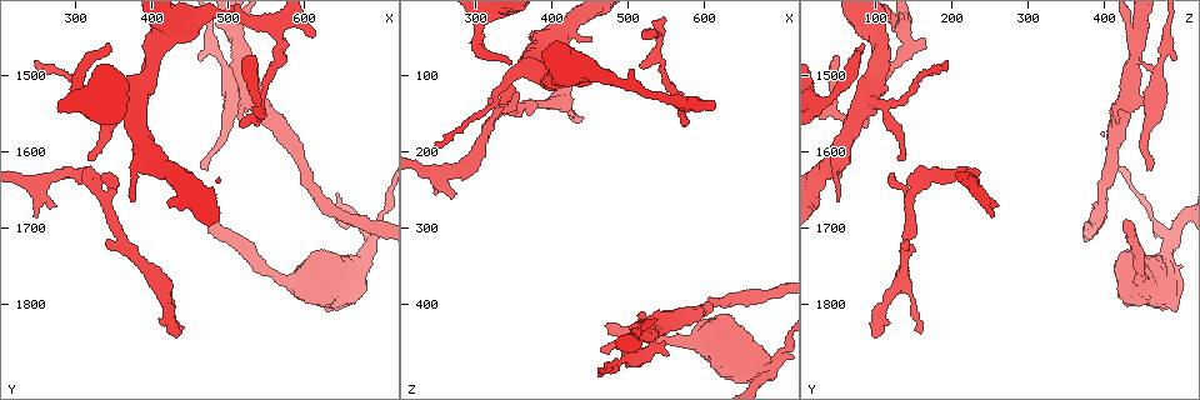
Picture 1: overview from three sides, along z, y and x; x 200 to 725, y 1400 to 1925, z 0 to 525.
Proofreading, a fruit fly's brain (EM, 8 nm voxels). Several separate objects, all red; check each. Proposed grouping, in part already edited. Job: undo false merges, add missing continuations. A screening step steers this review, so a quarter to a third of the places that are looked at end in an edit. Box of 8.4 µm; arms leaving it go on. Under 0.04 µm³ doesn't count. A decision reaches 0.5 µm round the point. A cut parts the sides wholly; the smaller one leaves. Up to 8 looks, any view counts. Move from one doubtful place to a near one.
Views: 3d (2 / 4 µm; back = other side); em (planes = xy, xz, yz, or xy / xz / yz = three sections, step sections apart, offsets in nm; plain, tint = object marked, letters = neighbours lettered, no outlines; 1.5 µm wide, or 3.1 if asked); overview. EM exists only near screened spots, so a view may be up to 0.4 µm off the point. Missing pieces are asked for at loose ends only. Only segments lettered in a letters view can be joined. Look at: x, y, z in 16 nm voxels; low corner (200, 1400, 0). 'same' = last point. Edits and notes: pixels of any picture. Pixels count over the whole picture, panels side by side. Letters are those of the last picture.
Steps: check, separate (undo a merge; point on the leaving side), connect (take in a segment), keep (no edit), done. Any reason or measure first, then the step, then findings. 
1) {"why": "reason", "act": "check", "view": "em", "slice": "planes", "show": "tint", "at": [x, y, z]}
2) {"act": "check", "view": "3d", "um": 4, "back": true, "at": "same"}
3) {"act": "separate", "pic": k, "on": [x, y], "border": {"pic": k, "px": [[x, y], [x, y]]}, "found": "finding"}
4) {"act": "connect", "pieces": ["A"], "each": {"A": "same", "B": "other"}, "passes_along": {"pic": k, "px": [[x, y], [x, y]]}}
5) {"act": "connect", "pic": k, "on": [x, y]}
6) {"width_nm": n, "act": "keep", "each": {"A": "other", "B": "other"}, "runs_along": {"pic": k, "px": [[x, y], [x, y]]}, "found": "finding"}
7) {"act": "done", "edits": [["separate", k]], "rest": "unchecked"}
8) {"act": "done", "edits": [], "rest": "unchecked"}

{"why": "branch stops here", "act": "check", "view": "em", "slice": "planes", "show": "plain", "at": [470, 1690, 425]}

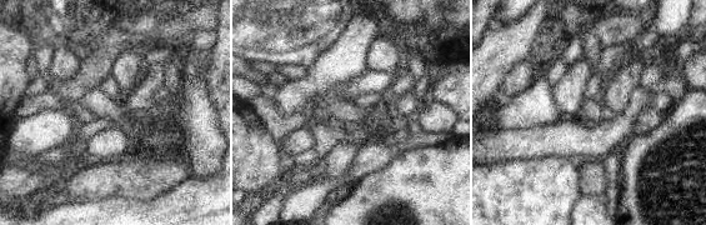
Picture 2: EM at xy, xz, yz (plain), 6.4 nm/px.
{"act": "check", "view": "em", "slice": "planes", "show": "letters", "at": "same"}

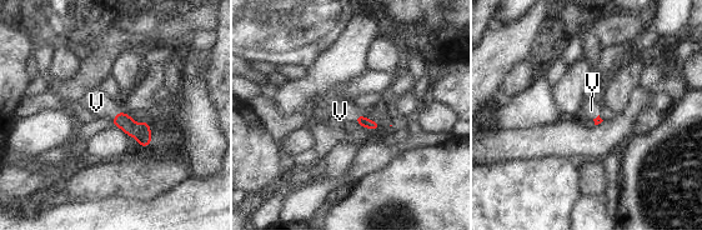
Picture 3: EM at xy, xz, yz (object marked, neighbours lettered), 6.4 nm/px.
{"act": "connect", "pieces": ["V"], "each": {"V": "same"}, "found": "the neuron continues"}

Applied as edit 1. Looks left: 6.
{"act": "check", "view": "overview"}

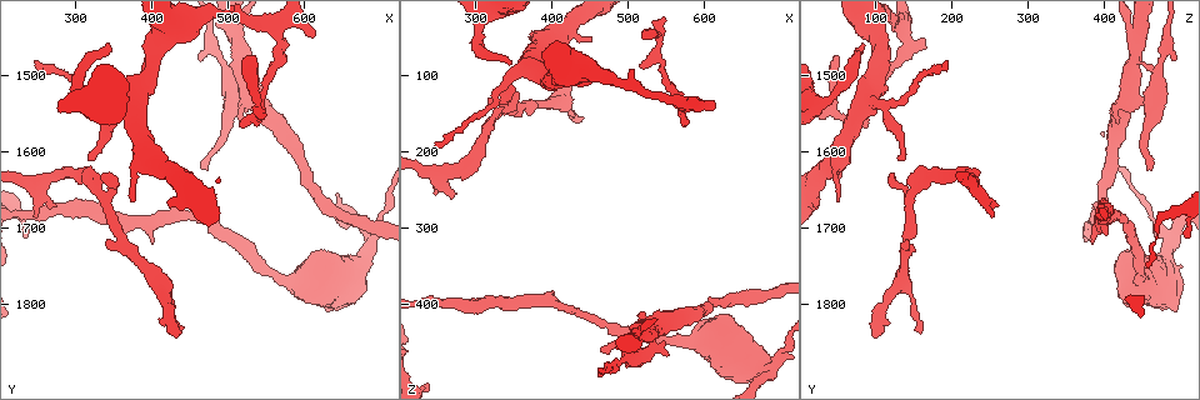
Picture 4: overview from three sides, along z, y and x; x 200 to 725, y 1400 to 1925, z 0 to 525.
{"why": "an open end", "act": "check", "view": "3d", "um": 2, "at": [345, 1465, 85]}

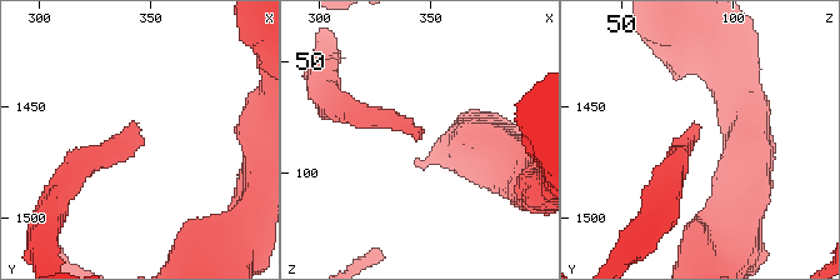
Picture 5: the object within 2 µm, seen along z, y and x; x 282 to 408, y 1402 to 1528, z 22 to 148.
{"why": "need the tissue", "act": "check", "view": "em", "slice": "planes", "show": "plain", "at": [345, 1465, 85]}

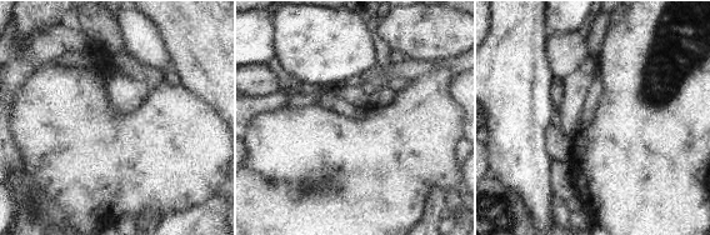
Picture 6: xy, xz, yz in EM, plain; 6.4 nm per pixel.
{"act": "check", "view": "em", "slice": "planes", "show": "letters", "at": "same"}

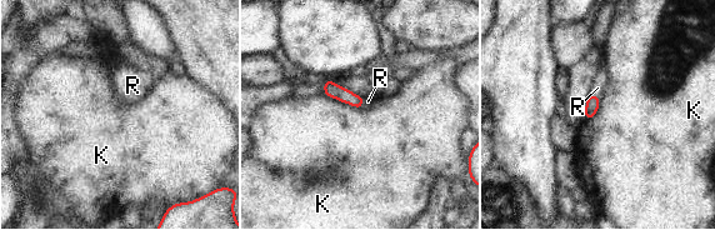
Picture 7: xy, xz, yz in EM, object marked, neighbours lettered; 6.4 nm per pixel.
{"longest_contact_nm": ["K", 260], "act": "connect", "pieces": ["R"], "each": {"K": "other", "R": "same"}, "passes_along": {"pic": 7, "px": [[333, 90], [363, 103], [368, 101]]}, "found": "the neuron continues"}

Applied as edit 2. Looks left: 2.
{"act": "done", "edits": [["connect", 3], ["connect", 7]], "rest": "unchecked"}

